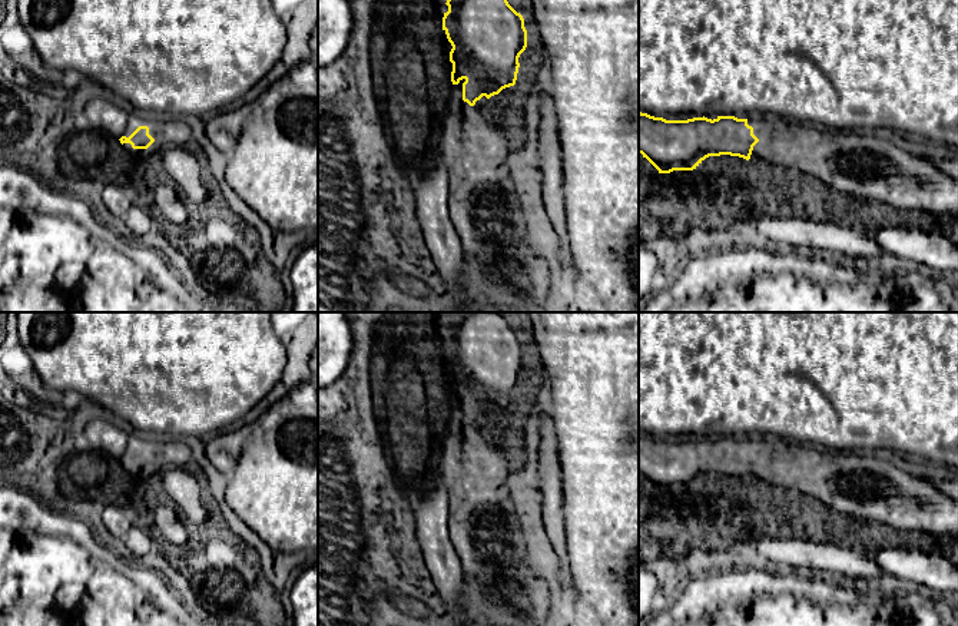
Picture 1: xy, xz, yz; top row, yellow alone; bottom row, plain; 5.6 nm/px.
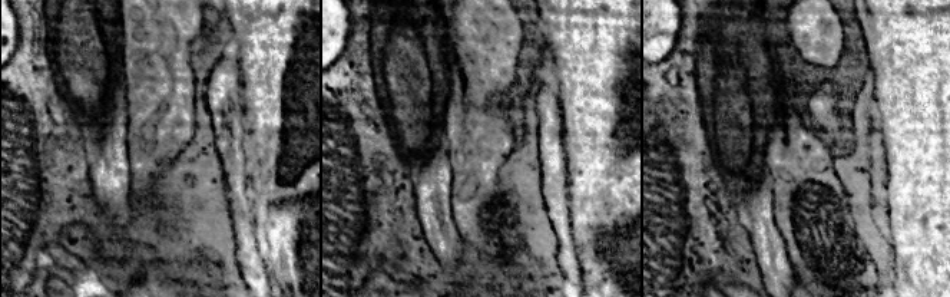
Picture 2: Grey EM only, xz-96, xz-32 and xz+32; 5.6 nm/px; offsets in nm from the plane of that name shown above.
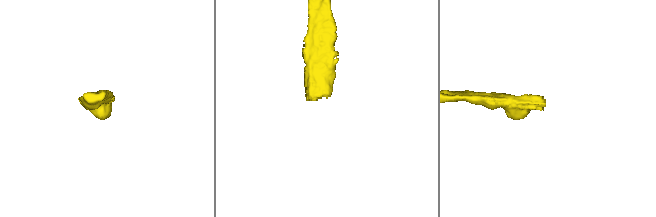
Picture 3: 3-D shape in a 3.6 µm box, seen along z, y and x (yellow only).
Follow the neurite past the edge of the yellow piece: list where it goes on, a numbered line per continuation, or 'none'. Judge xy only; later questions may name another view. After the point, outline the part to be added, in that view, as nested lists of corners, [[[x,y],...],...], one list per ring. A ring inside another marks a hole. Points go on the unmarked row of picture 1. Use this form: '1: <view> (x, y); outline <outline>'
1: xy (168, 454); outline [[[127,438],[127,448],[123,457],[129,458],[139,447],[147,447],[155,463],[147,470],[133,470],[130,464],[123,464],[135,484],[153,484],[169,468],[192,466],[193,456],[185,443]]]

